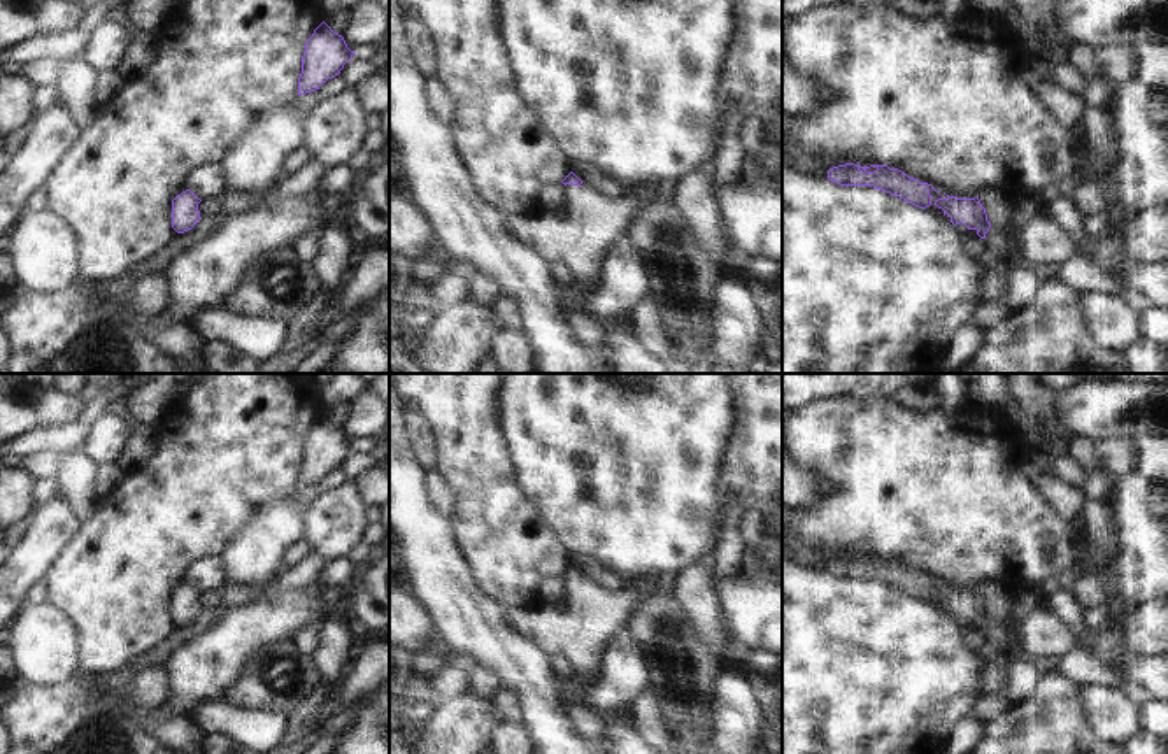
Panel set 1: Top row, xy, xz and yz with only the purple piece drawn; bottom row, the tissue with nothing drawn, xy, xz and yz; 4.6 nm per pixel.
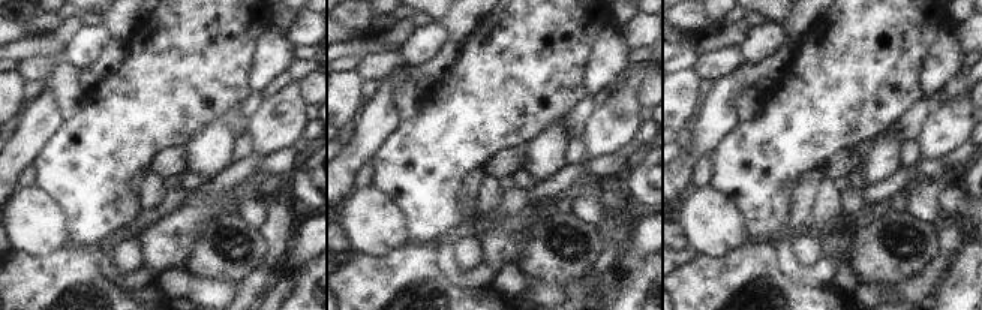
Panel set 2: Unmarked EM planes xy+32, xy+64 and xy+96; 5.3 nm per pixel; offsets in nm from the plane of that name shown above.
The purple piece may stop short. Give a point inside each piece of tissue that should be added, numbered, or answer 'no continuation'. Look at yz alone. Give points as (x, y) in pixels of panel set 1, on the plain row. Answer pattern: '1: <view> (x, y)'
1: yz (1042, 635)

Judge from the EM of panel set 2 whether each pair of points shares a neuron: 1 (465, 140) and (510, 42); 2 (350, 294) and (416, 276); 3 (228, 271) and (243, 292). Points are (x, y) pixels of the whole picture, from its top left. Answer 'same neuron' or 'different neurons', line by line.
1: same neuron
2: same neuron
3: different neurons

